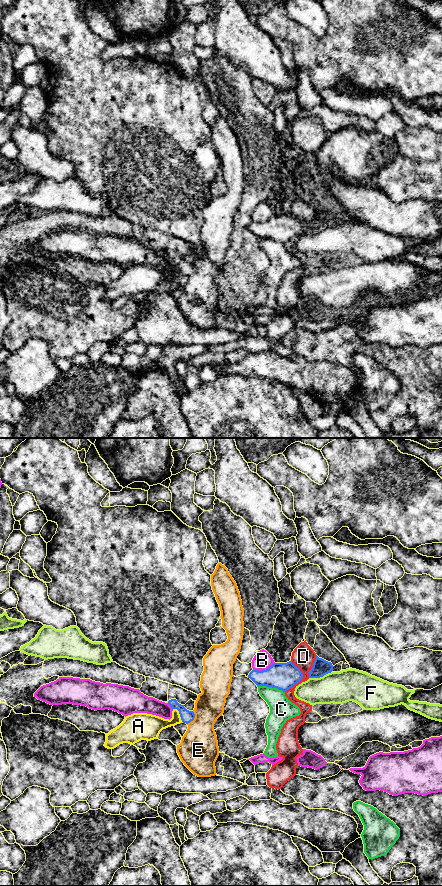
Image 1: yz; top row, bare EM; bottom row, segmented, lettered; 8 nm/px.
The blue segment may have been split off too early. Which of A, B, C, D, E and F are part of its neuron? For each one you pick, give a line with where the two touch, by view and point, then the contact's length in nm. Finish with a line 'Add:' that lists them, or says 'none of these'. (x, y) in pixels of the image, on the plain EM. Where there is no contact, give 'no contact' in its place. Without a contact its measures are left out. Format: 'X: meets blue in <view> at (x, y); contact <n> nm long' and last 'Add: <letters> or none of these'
A: meets blue in yz at (179, 265); contact 150 nm long
Add: A

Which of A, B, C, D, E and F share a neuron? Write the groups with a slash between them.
A / B / C / D / E / F

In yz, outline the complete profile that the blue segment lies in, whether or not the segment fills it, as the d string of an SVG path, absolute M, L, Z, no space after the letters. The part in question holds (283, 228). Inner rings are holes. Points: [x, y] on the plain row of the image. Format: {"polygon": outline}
{"polygon": "M291 213L287 215L274 215L266 222L252 222L250 230L257 238L277 240L286 244L300 234L303 226Z"}

